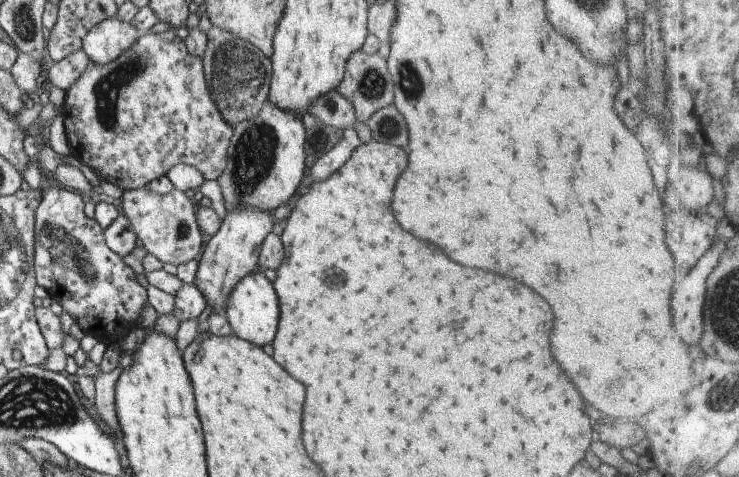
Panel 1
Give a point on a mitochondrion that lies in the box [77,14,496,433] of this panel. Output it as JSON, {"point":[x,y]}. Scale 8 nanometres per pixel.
{"point":[238,74]}

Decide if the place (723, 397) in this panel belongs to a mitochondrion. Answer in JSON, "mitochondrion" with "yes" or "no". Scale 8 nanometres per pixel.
{"mitochondrion":"yes"}

